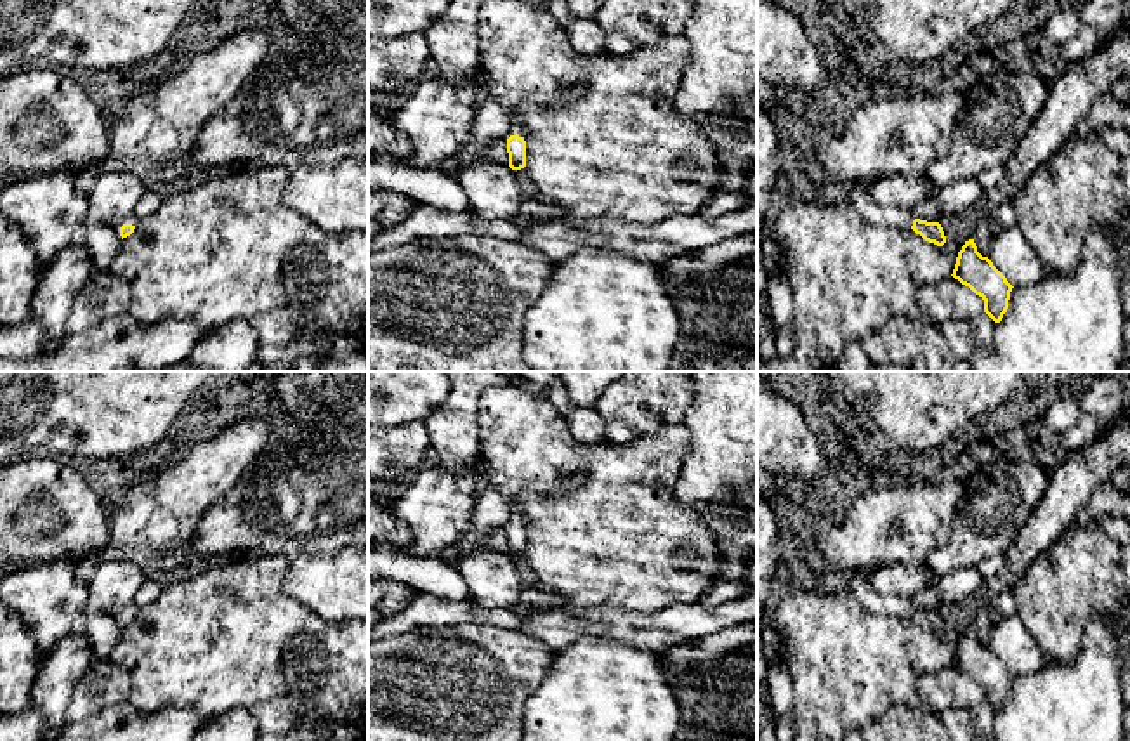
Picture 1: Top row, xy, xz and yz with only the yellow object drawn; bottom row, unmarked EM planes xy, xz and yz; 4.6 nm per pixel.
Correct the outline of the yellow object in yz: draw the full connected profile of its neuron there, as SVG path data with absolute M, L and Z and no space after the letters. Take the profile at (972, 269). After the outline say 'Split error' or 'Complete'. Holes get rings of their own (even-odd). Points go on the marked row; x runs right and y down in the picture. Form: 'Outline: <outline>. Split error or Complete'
Outline: M974 239L965 241L958 252L951 276L984 300L984 312L995 323L1002 321L1014 286L988 257L977 252Z. Complete

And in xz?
Outline: M519 120L510 121L510 137L507 139L509 167L521 170L526 167L524 128Z. Split error

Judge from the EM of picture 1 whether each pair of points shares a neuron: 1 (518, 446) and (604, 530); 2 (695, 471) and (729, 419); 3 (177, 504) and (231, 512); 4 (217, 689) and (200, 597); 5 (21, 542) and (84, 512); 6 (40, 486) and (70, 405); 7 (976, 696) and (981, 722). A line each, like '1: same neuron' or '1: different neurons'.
1: same neuron
2: same neuron
3: different neurons
4: same neuron
5: same neuron
6: different neurons
7: different neurons

